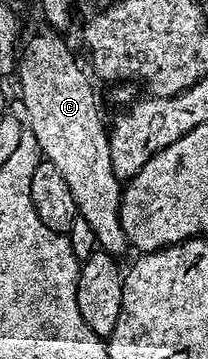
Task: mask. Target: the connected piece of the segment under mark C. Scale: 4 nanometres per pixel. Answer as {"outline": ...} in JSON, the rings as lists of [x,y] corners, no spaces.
{"outline":[[[44,32],[31,38],[19,57],[24,120],[39,143],[42,158],[55,163],[63,179],[67,179],[67,187],[71,187],[71,195],[75,195],[78,214],[91,223],[98,246],[106,253],[121,255],[127,249],[121,222],[123,181],[113,170],[107,121],[101,118],[97,93],[89,82],[90,74],[81,70],[68,43],[61,38],[64,36]]]}

